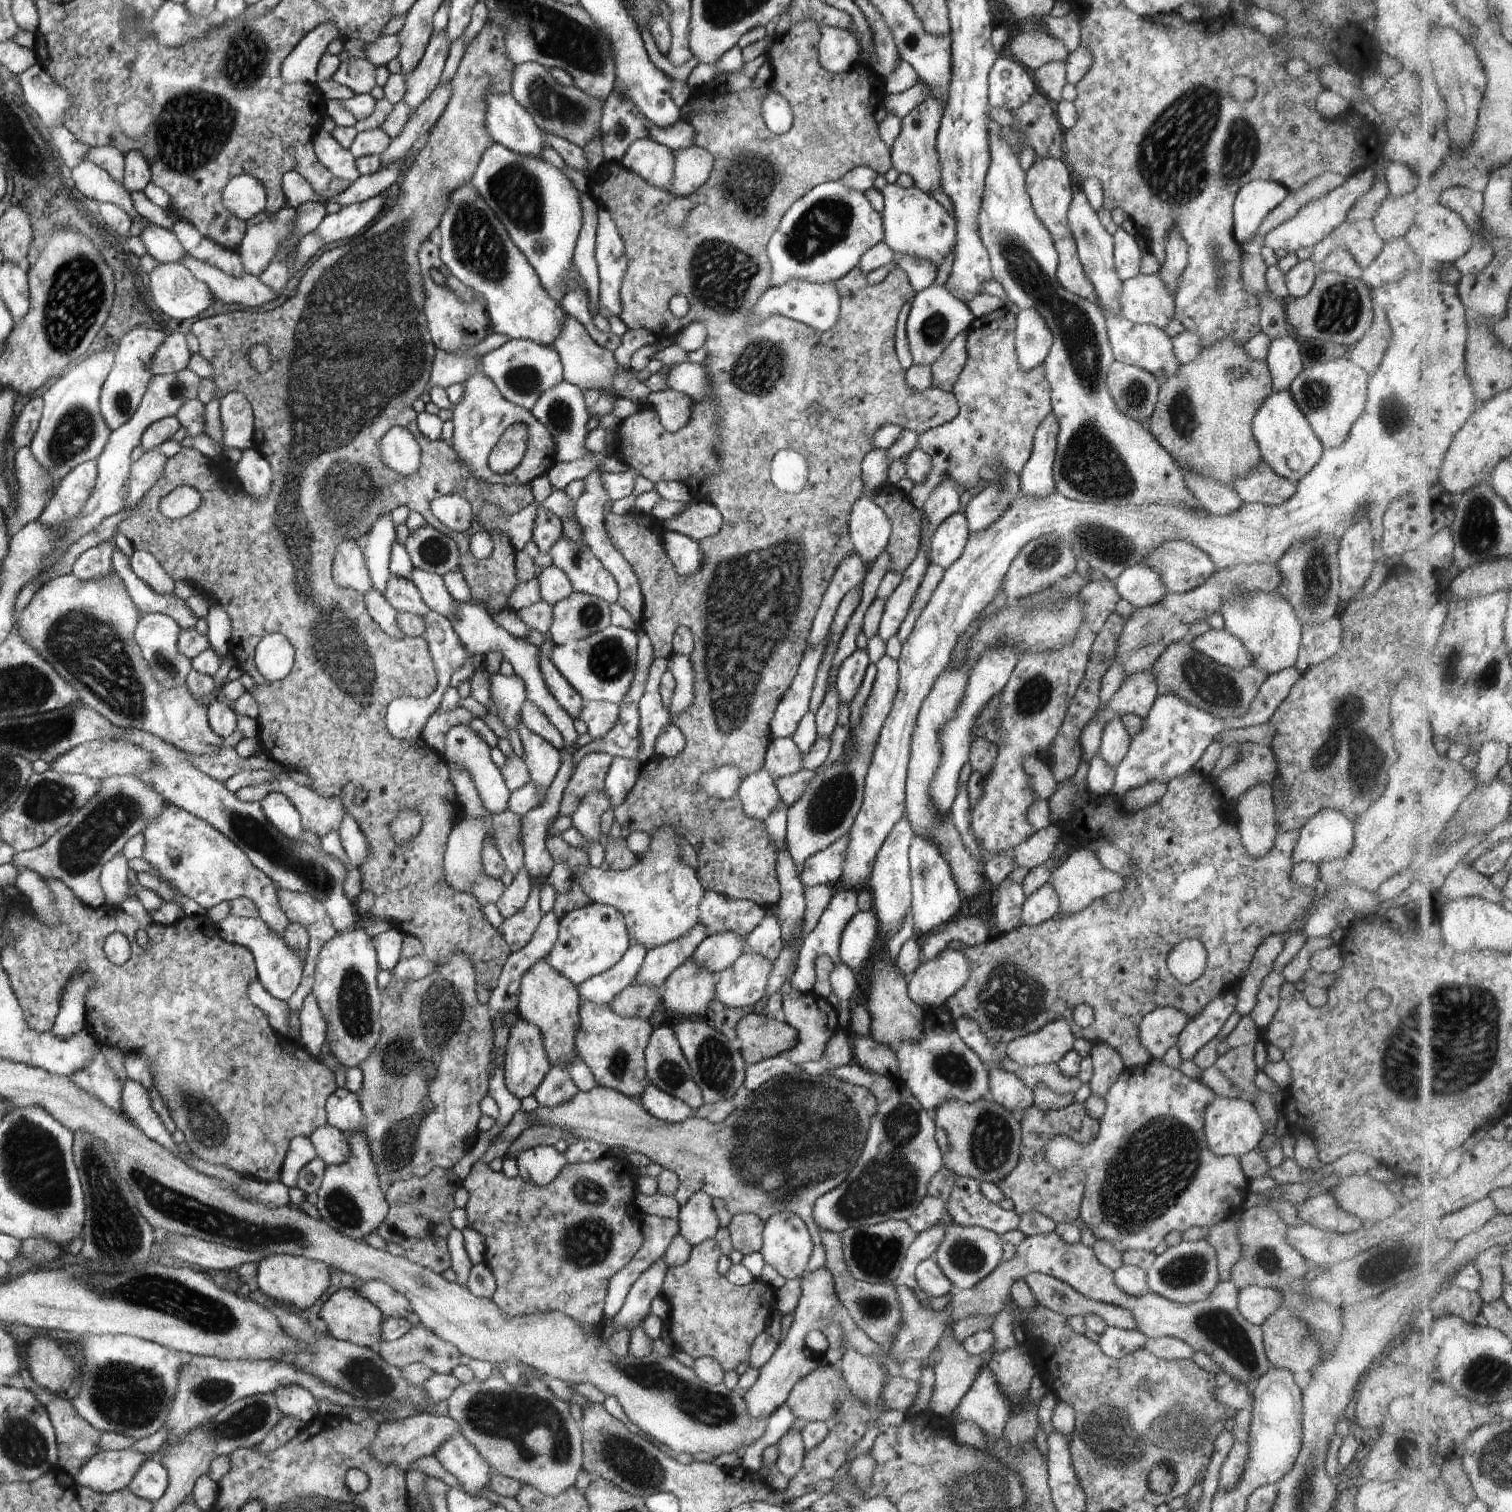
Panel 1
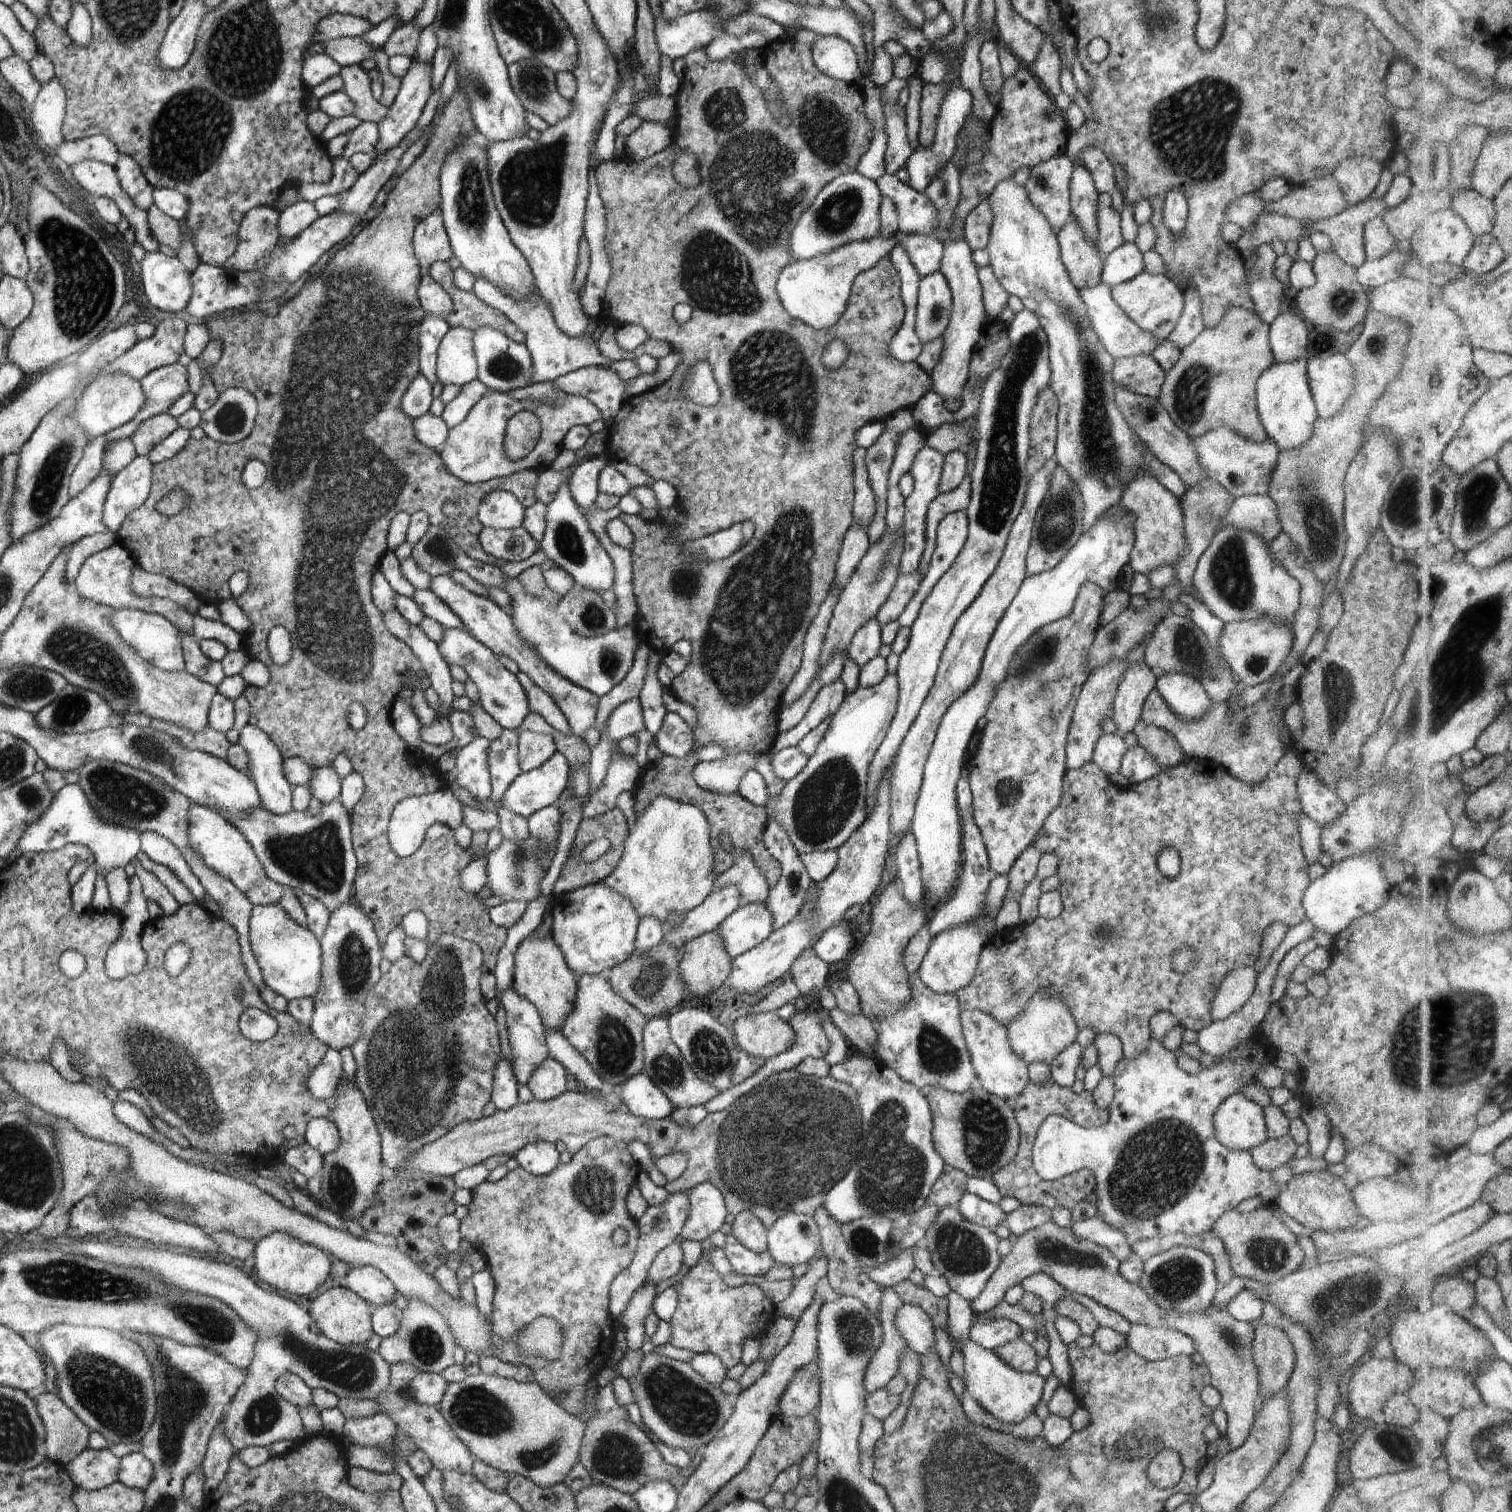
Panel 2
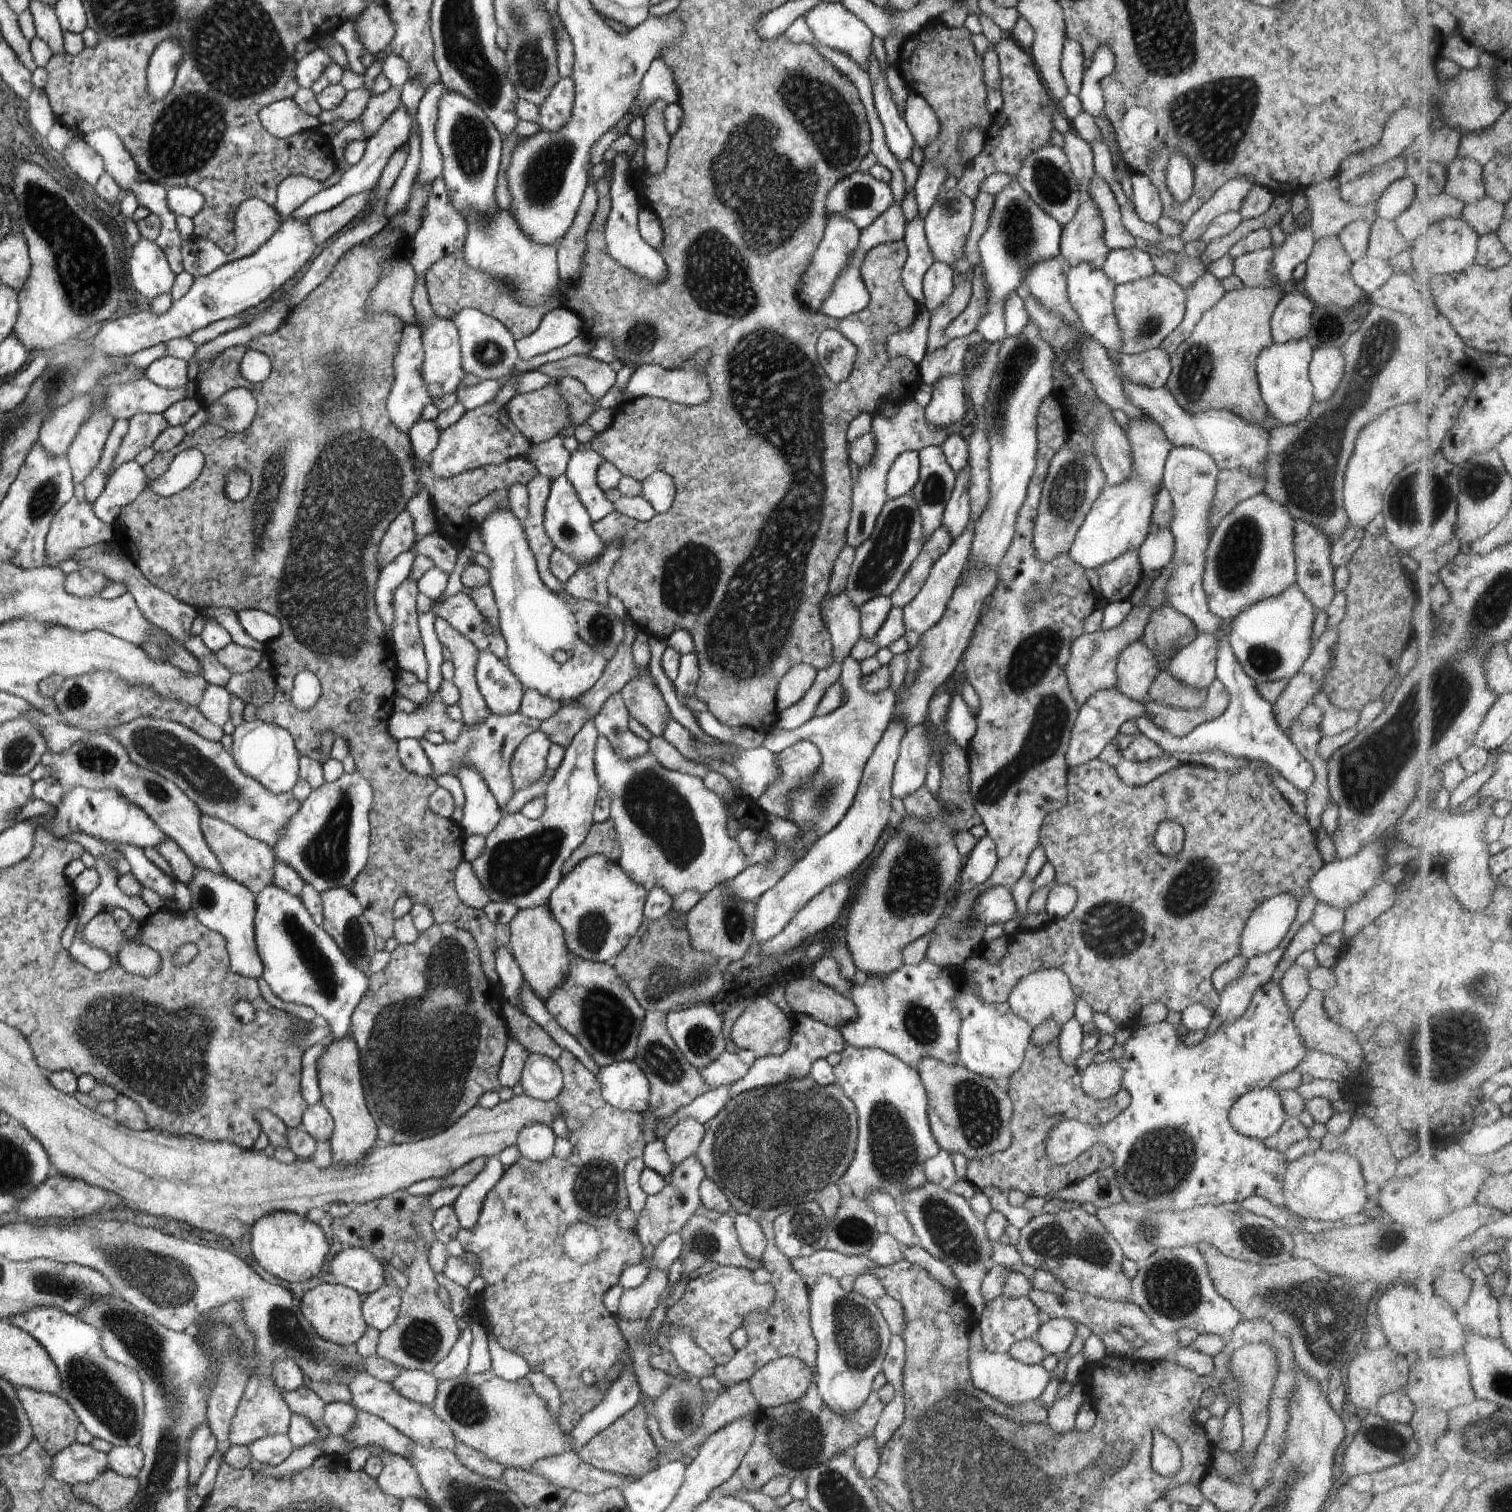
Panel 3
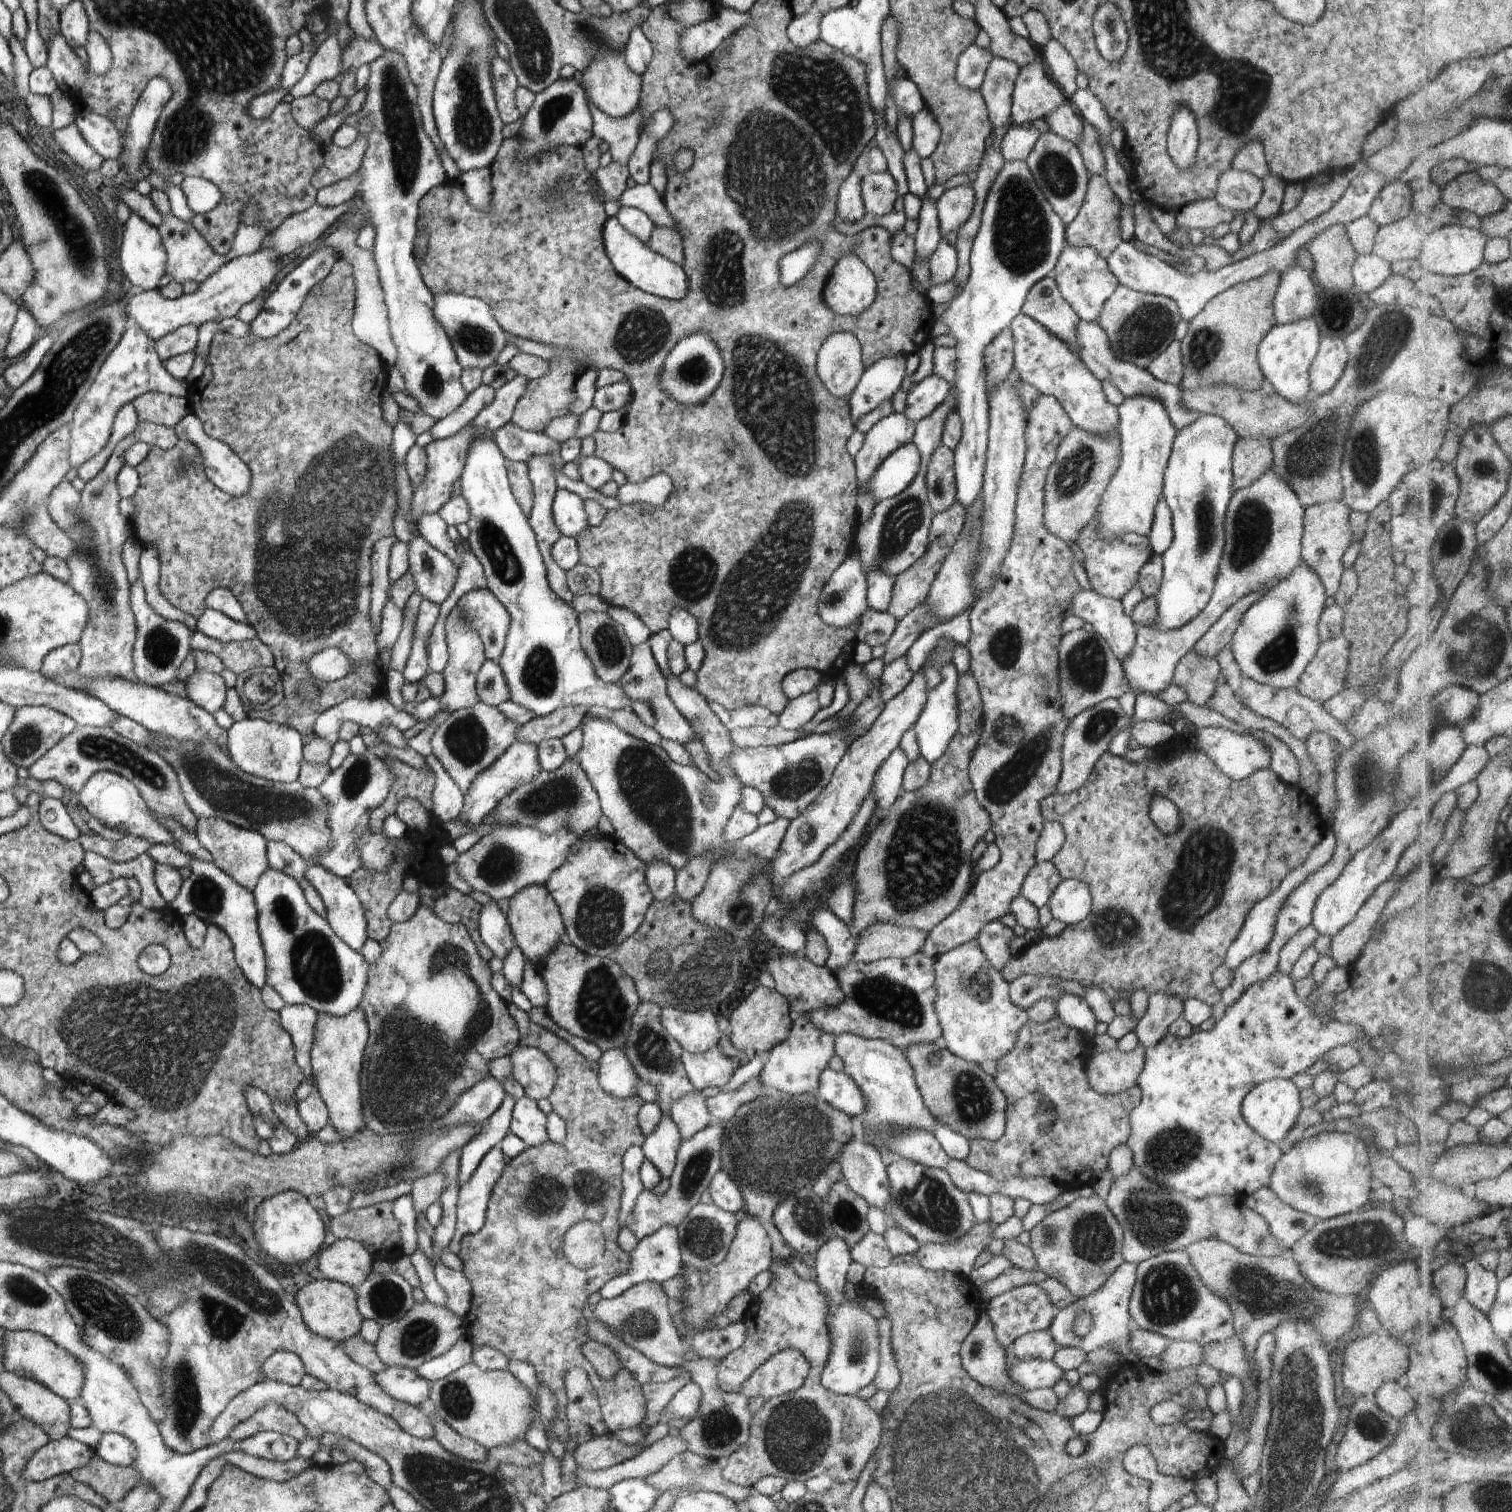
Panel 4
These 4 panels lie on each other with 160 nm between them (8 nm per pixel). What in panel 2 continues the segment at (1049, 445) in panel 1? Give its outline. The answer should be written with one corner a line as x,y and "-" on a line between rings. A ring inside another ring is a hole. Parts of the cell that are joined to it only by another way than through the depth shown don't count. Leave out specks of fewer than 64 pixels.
1048,460
1032,478
1029,478
1028,492
1026,492
1022,510
1012,524
998,567
982,588
982,592
978,594
978,598
968,606
966,612
961,618
958,618
958,622
952,628
950,639
946,648
944,648
944,652
942,652
934,684
930,688
914,724
906,734
900,748
898,748
898,754
892,766
892,778
890,778
890,852
896,850
896,844
900,844
902,834
908,832
908,828
911,828
916,802
918,802
920,788
922,788
924,766
930,750
932,750
940,722
946,714
946,710
952,706
952,702
958,700
978,678
978,672
982,668
982,658
984,658
996,626
1004,617
1008,606
1012,604
1022,582
1027,578
1026,558
1032,538
1034,520
1040,509
1040,504
1042,504
1042,500
1048,492
1050,478
1056,470
1056,464
1055,460

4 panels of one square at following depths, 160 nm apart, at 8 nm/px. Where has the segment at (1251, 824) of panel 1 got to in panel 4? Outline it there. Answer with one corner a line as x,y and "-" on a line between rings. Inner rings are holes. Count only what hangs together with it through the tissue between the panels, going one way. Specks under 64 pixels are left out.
1344,635
1321,642
1314,658
1299,676
1295,689
1321,704
1332,698
1344,688
1349,654
1349,642
-
1192,650
1180,659
1180,662
1176,665
1176,670
1179,680
1183,681
1186,698
1198,706
1205,706
1216,687
1215,680
1220,671
1217,658
1203,657
1197,651

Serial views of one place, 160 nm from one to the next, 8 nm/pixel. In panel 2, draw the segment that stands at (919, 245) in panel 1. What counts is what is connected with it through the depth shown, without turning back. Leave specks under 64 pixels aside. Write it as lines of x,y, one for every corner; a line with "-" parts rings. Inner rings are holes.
887,172
876,180
876,185
883,197
890,198
896,206
899,232
936,237
934,230
938,228
938,212
925,194
902,184
895,174

